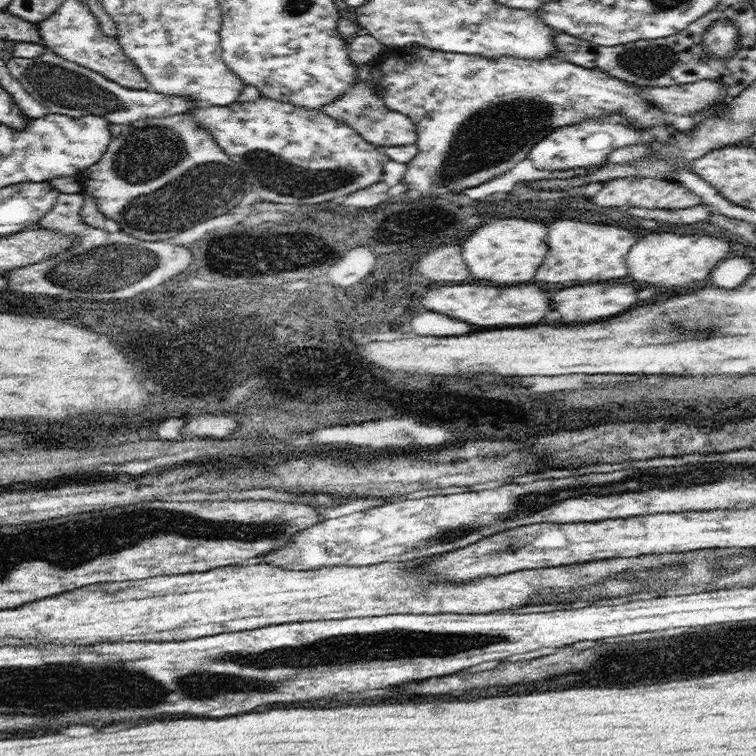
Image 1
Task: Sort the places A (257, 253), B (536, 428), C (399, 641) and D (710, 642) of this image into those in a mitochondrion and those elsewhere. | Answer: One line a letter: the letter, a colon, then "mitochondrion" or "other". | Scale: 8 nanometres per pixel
A: mitochondrion
B: other
C: mitochondrion
D: mitochondrion

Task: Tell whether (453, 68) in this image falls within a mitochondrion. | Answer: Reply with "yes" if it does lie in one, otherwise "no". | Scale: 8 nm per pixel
no

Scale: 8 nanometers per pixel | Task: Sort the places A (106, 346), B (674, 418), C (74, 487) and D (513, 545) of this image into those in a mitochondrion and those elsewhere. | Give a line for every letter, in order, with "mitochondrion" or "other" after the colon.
A: other
B: other
C: other
D: mitochondrion

